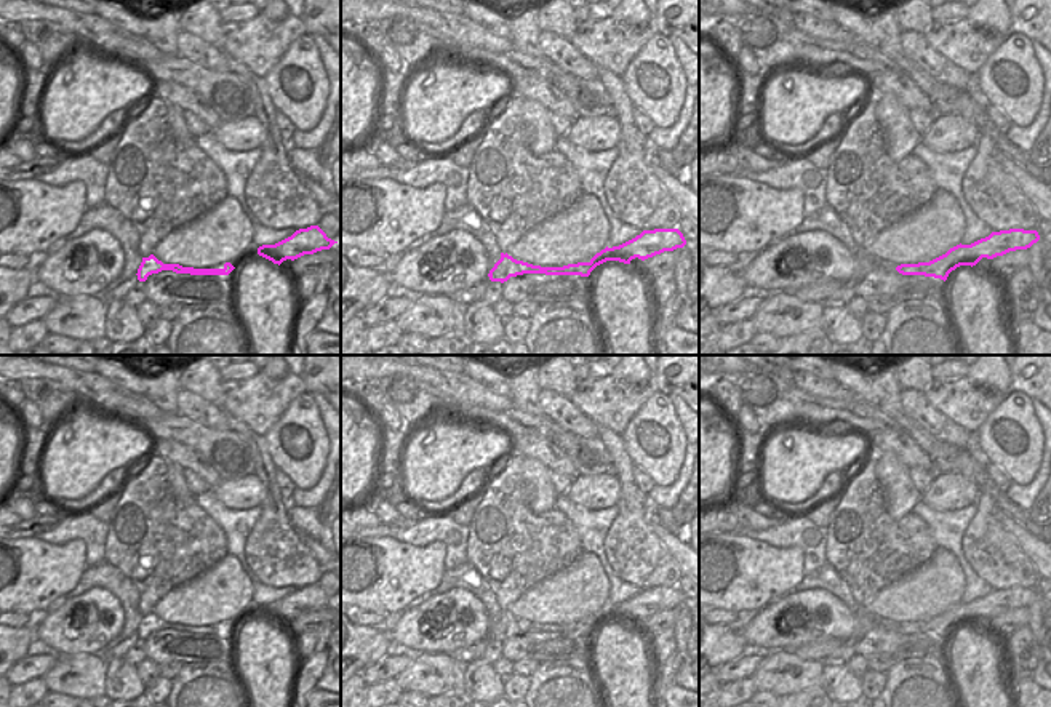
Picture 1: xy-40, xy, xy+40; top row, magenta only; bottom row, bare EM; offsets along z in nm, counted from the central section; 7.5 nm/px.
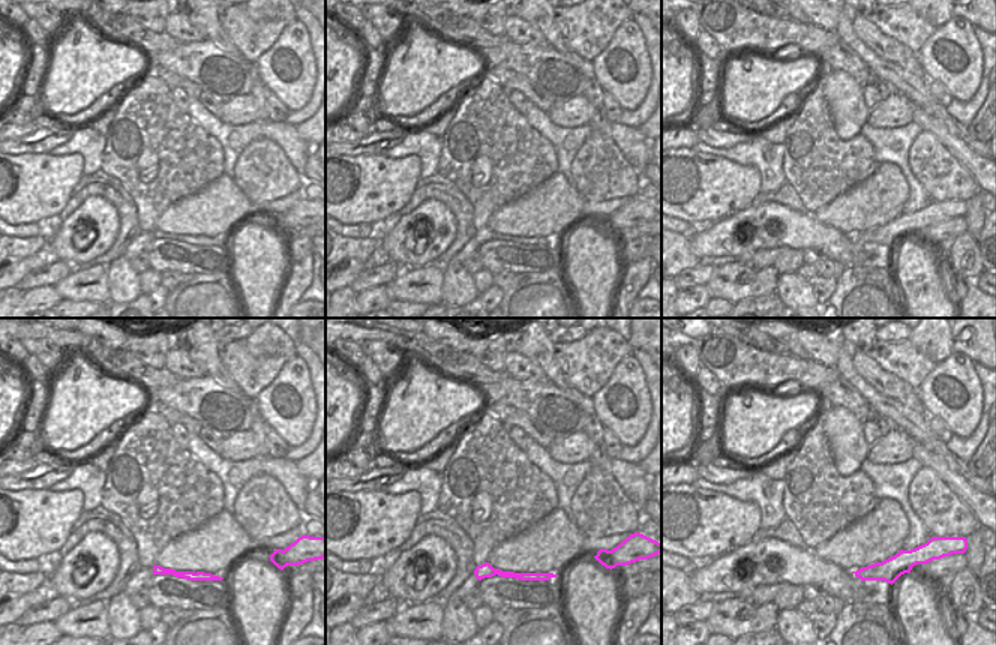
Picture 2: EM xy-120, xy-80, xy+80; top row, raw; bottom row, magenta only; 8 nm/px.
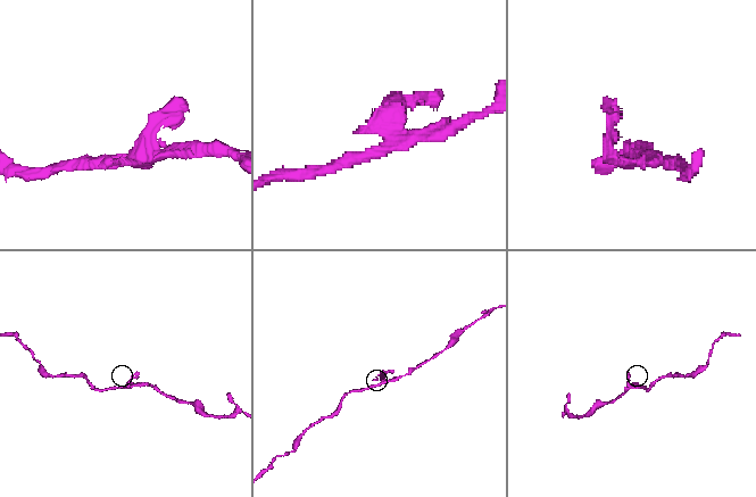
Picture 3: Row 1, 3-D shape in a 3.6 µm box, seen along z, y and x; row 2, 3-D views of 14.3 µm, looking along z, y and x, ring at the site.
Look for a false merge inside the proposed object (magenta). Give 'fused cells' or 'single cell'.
fused cells

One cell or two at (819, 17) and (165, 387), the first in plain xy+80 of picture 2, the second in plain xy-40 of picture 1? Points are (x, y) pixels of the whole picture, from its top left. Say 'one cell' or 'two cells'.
two cells

